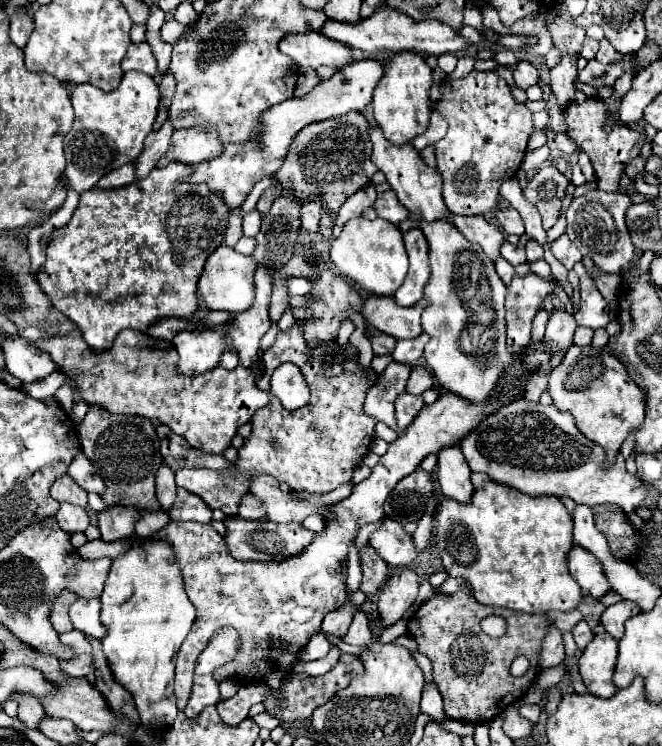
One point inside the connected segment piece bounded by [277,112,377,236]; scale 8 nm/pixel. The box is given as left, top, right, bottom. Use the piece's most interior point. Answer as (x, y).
(333, 157)

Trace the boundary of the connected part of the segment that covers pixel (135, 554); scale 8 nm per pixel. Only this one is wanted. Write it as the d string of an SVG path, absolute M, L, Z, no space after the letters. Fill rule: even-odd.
M137 540L129 552L115 558L101 594L101 622L105 626L105 640L101 640L103 654L115 680L127 688L133 696L141 724L151 730L161 730L173 724L177 716L173 676L175 676L175 654L179 652L185 636L195 622L195 608L185 594L181 570L175 562L173 548L161 540Z

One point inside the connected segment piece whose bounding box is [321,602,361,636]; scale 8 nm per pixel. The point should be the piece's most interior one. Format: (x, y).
(336, 622)

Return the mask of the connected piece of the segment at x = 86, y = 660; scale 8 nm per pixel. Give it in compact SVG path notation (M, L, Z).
M87 654L73 656L73 660L61 660L61 668L63 668L69 676L77 676L77 678L83 678L83 676L87 676L87 674L93 674L91 656L87 656Z

